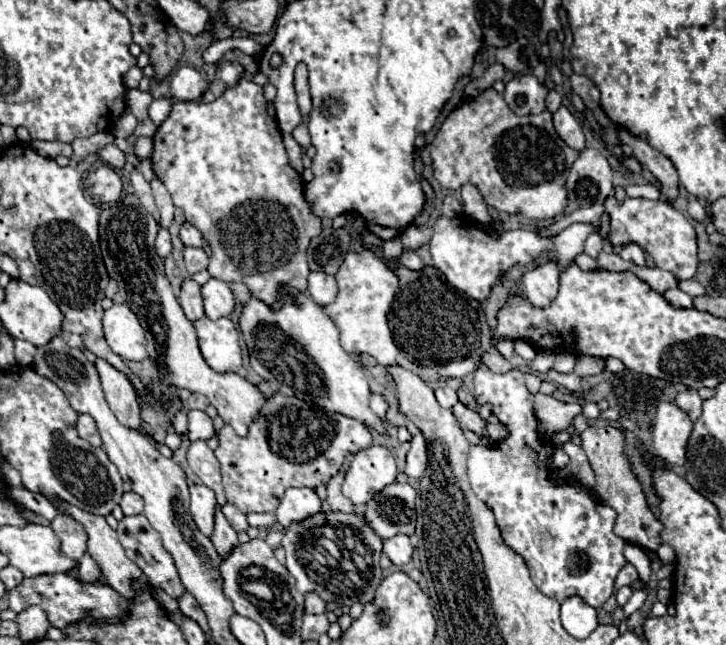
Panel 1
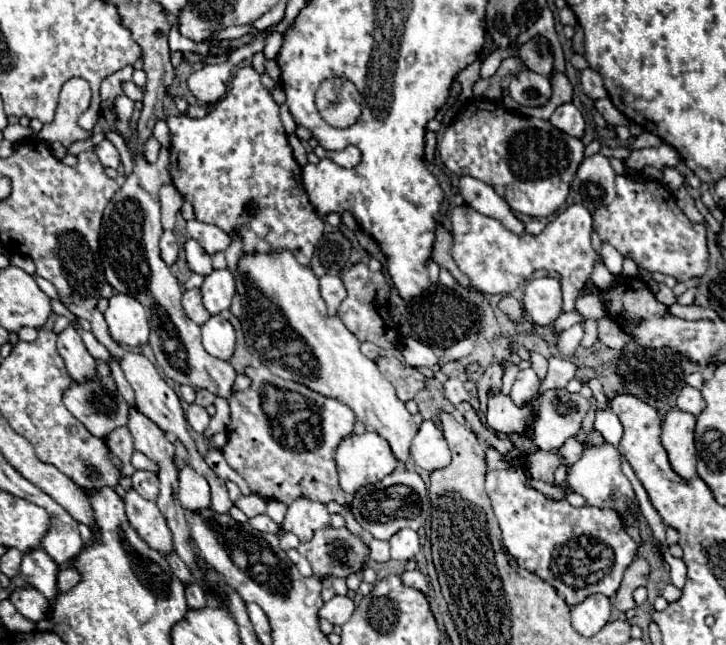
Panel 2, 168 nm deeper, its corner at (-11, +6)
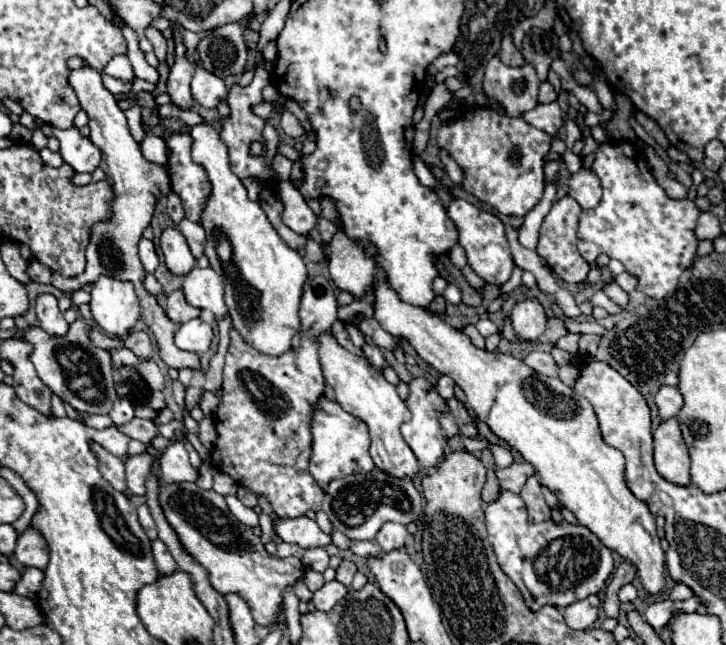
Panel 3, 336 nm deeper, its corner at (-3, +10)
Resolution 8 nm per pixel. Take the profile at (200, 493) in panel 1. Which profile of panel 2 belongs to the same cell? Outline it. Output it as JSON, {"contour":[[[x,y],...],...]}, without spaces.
{"contour":[[[191,467],[179,471],[179,503],[195,513],[195,509],[211,509],[209,483]]]}

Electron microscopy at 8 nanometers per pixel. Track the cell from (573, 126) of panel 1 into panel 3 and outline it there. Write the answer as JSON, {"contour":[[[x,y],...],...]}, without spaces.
{"contour":[[[539,103],[535,109],[521,115],[529,125],[545,131],[547,135],[557,135],[559,127],[563,125],[563,113],[557,103]]]}

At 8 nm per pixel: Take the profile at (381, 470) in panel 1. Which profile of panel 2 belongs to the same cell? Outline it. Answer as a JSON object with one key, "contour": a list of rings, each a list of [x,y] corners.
{"contour":[[[369,431],[365,435],[351,435],[351,437],[343,439],[335,451],[335,461],[337,461],[341,489],[347,495],[355,495],[363,485],[381,481],[383,477],[391,475],[397,467],[395,455],[391,453],[391,447],[387,445],[387,441],[381,435],[369,433]]]}

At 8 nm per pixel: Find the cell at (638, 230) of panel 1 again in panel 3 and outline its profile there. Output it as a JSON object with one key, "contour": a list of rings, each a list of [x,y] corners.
{"contour":[[[607,141],[595,151],[591,171],[599,177],[603,197],[599,207],[583,211],[579,221],[579,253],[593,263],[601,253],[625,265],[625,271],[639,279],[637,289],[653,299],[675,291],[679,275],[693,265],[697,237],[695,223],[699,209],[689,199],[671,199],[651,175],[643,151],[627,141]]]}

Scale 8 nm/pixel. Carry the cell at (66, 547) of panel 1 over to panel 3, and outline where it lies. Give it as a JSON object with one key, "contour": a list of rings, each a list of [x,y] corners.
{"contour":[[[27,527],[23,531],[23,535],[21,535],[21,539],[19,539],[19,545],[15,549],[15,557],[25,567],[45,569],[47,567],[47,561],[49,561],[49,553],[47,553],[45,539],[41,537],[41,533],[37,533],[35,529]]]}

